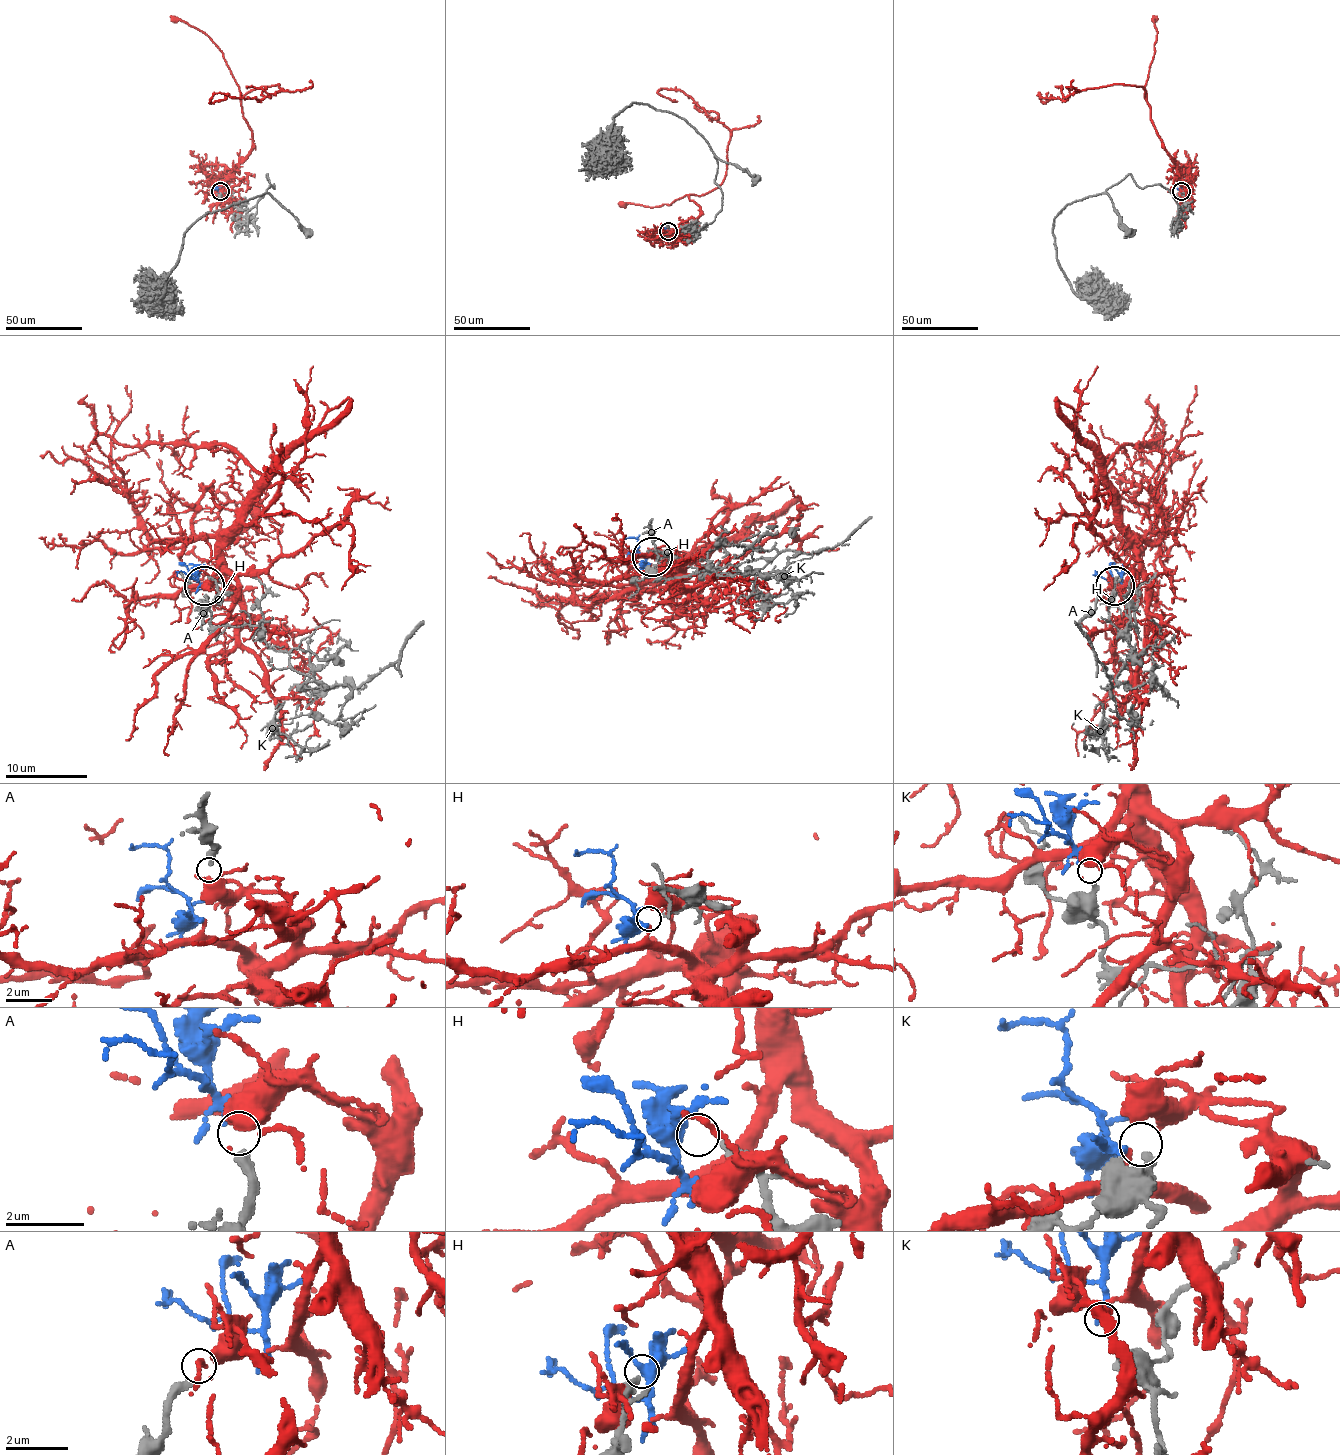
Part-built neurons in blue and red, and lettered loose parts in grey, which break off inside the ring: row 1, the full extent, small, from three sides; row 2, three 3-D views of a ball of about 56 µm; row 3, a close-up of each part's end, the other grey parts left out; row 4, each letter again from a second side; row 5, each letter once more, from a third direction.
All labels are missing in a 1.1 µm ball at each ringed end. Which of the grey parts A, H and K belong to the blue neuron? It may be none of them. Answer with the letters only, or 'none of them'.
K

